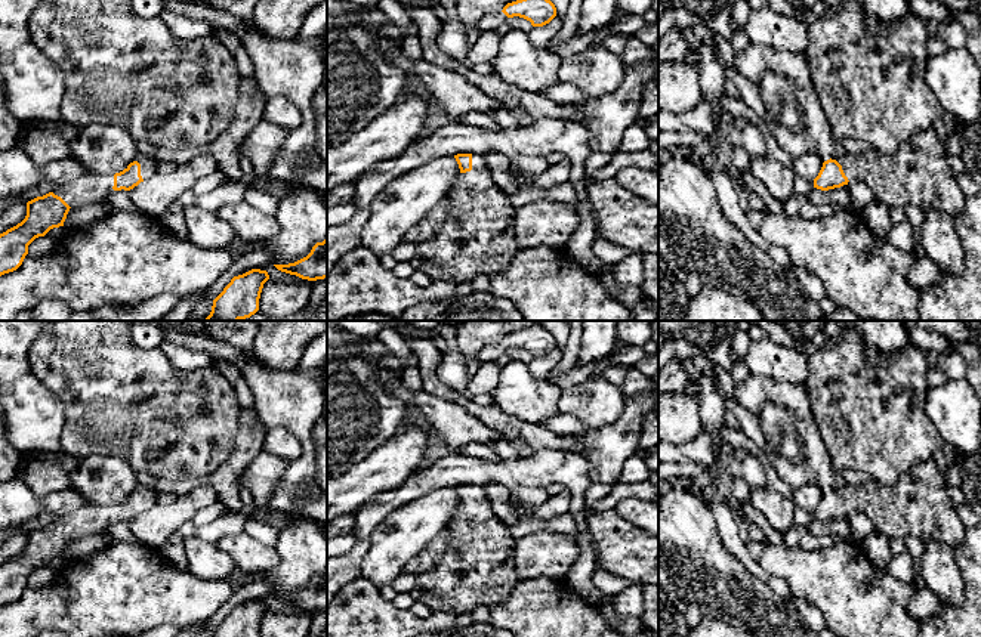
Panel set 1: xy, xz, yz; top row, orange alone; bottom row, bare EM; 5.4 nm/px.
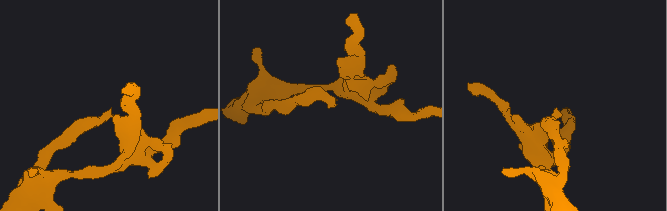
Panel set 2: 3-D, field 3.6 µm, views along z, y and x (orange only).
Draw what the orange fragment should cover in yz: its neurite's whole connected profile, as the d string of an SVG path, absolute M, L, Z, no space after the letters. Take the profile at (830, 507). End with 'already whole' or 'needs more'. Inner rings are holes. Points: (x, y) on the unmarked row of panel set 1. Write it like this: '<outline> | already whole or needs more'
M932 460L911 466L894 483L879 480L866 485L836 491L827 491L818 507L814 510L814 519L829 522L857 511L866 514L874 525L874 529L889 538L916 536L922 541L940 541L951 548L965 539L966 526L959 519L956 504L948 495L944 474L937 469Z | needs more

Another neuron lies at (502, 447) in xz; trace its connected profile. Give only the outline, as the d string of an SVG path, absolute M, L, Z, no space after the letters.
M502 436L490 443L491 449L500 457L500 460L518 460L519 452L516 446L506 437Z

